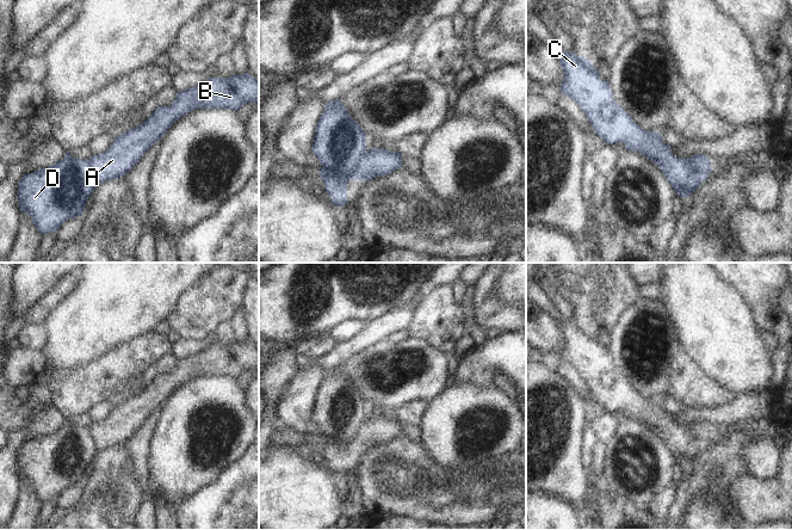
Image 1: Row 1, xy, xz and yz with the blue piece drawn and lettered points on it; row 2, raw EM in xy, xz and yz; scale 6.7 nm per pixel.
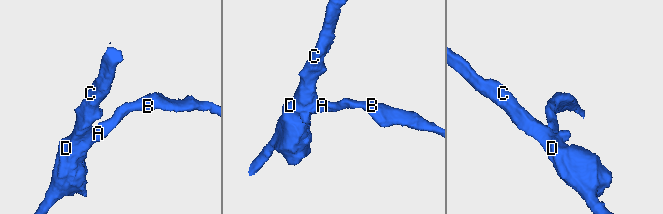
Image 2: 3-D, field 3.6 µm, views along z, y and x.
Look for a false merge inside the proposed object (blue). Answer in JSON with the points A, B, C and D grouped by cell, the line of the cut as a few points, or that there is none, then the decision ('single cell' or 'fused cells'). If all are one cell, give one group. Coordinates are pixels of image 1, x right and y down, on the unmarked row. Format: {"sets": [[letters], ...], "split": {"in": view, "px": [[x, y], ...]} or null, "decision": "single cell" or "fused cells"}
{"sets": [["A", "B"], ["C", "D"]], "split": {"in": "xz", "px": [[366, 418], [350, 441], [341, 444], [325, 444], [322, 447]]}, "decision": "fused cells"}

